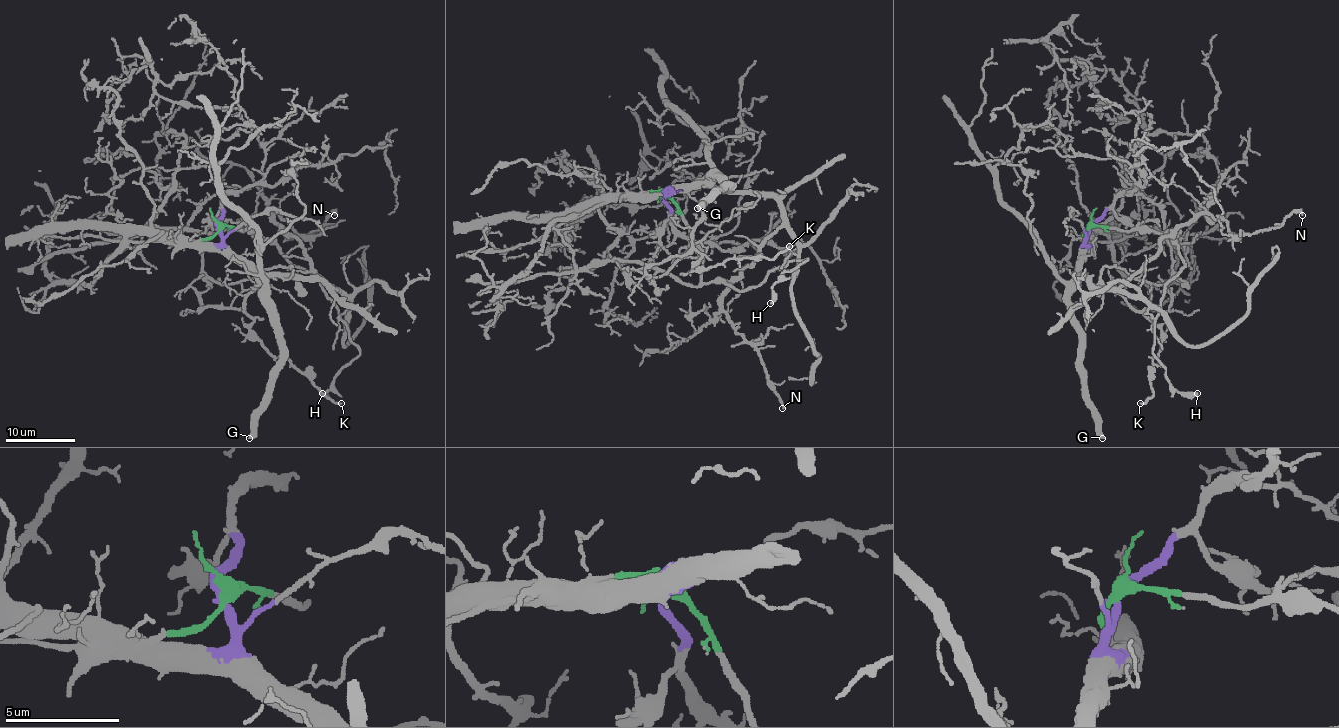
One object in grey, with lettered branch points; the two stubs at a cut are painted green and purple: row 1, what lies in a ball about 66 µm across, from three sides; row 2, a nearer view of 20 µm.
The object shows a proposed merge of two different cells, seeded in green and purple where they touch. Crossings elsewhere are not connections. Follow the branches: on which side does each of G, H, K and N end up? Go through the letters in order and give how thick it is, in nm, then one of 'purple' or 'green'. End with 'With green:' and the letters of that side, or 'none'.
G: 500 nm | purple
H: 280 nm | green
K: 190 nm | purple
N: 240 nm | purple
With green: H

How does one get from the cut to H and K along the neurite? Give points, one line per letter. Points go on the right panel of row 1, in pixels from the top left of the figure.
H: (1088, 225), (1177, 235), (1185, 265), (1164, 289), (1152, 351), (1171, 384), (1182, 393), (1197, 393)
K: (1088, 225), (1081, 273), (1100, 287), (1112, 287), (1161, 334), (1161, 350), (1152, 358), (1152, 395), (1140, 403)

